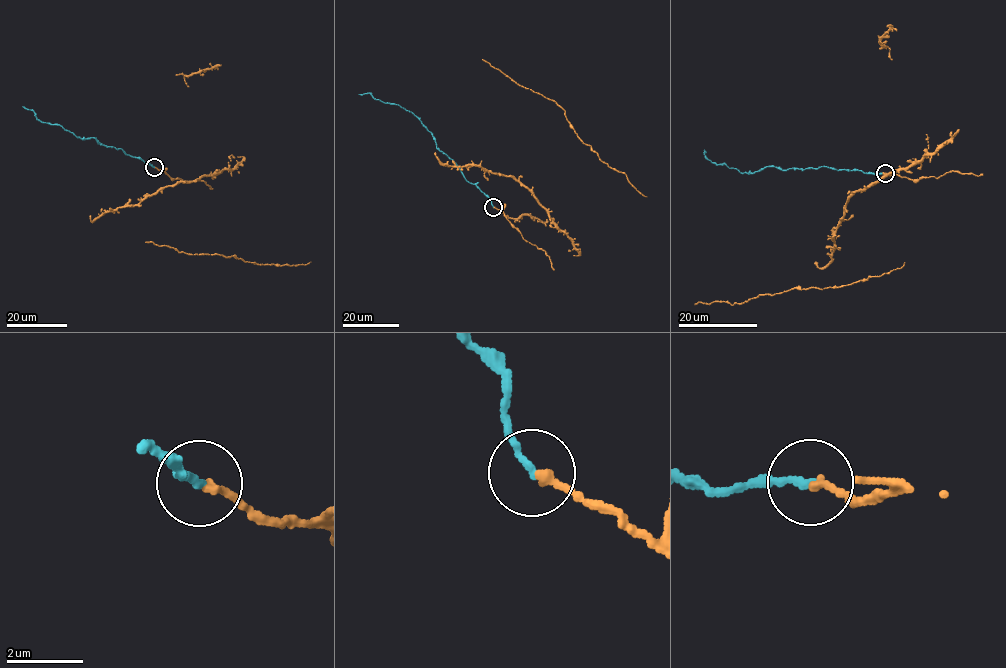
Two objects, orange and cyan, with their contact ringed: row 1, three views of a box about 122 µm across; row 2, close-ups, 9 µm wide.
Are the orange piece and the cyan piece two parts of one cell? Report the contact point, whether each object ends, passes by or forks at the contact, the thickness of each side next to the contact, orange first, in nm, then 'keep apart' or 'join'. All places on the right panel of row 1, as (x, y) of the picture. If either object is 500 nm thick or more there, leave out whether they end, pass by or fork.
(885, 173) | orange ends | cyan ends | 240/200 nm | join

